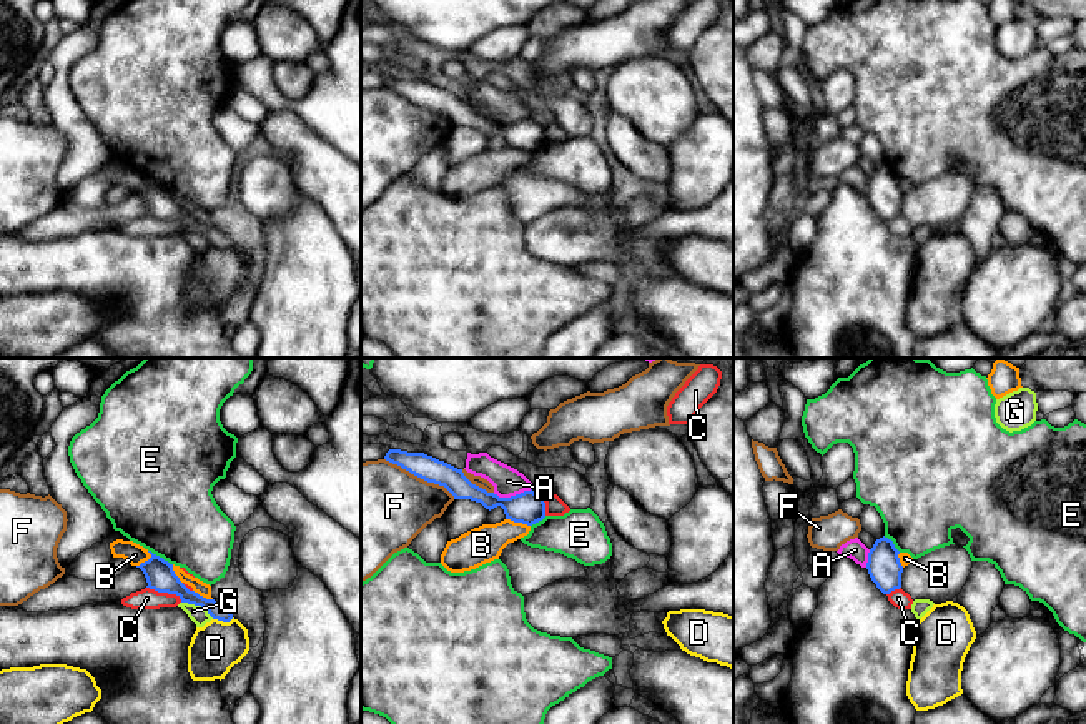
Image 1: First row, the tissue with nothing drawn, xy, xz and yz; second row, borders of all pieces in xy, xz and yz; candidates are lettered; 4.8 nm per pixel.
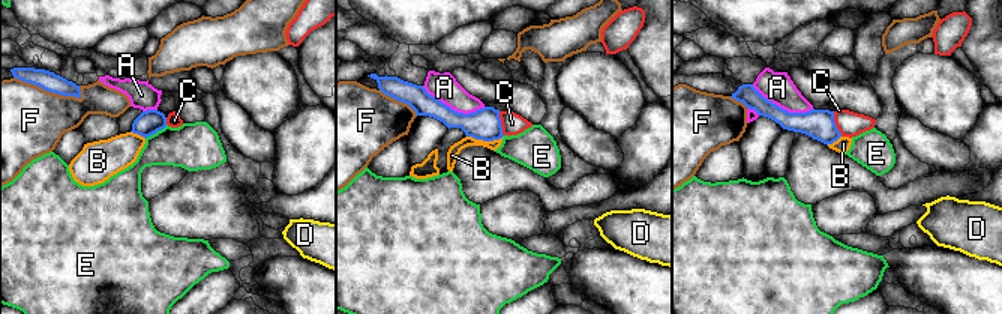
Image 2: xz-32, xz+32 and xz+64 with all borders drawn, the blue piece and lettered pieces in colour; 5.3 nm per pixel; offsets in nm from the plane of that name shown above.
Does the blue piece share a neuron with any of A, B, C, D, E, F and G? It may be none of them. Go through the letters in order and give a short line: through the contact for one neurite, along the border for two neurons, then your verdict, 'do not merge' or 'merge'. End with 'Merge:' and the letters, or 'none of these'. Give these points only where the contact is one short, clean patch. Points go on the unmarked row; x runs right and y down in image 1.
A: do not merge
B: do not merge
C: line xy (147, 213), (173, 220), (182, 228); do not merge
D: line xy (233, 245), (228, 248), (213, 247); do not merge
E: line xy (148, 177), (172, 192); do not merge
F: do not merge
G: do not merge
Merge: none of these

